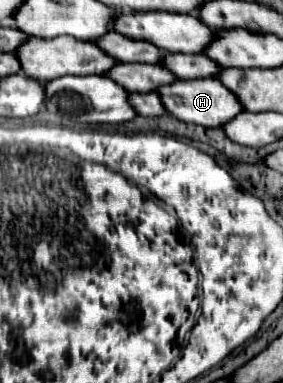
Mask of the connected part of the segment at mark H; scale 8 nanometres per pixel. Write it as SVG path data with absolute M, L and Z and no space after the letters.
M178 80L176 84L160 88L162 102L166 110L176 116L182 122L202 124L206 128L222 128L230 120L234 120L240 112L244 112L244 106L236 98L232 90L228 90L220 80Z

